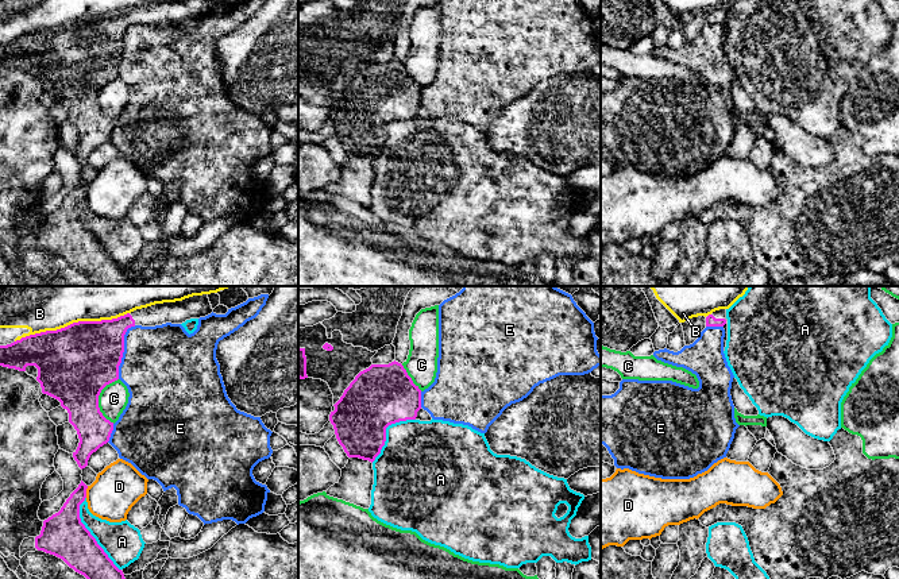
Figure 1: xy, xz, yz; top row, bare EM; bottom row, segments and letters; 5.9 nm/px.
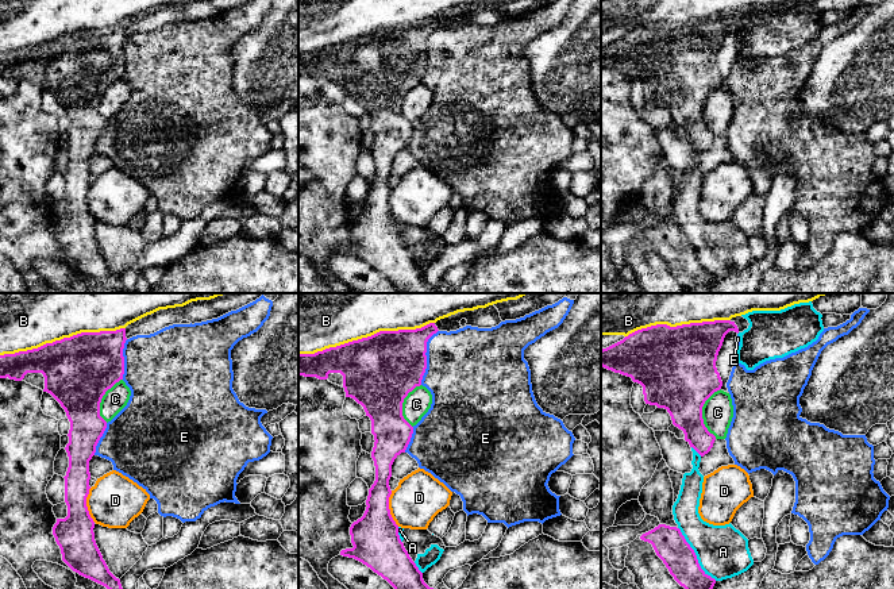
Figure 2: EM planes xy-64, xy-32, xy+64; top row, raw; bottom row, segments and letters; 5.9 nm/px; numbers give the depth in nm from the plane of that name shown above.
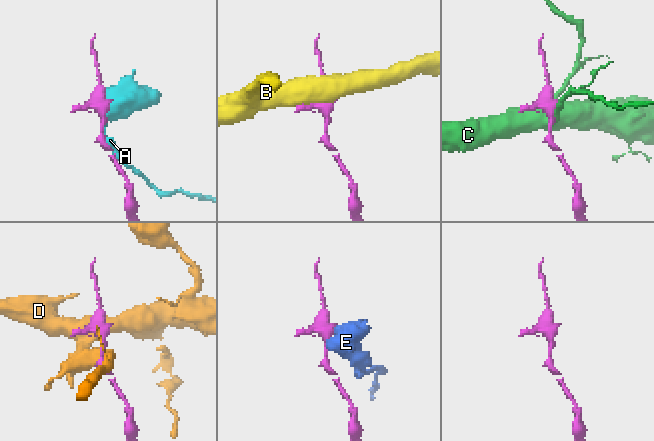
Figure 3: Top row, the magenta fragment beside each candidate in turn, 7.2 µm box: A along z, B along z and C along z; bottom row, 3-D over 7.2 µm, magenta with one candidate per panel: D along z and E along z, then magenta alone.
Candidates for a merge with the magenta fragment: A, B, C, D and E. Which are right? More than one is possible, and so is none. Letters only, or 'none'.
none

